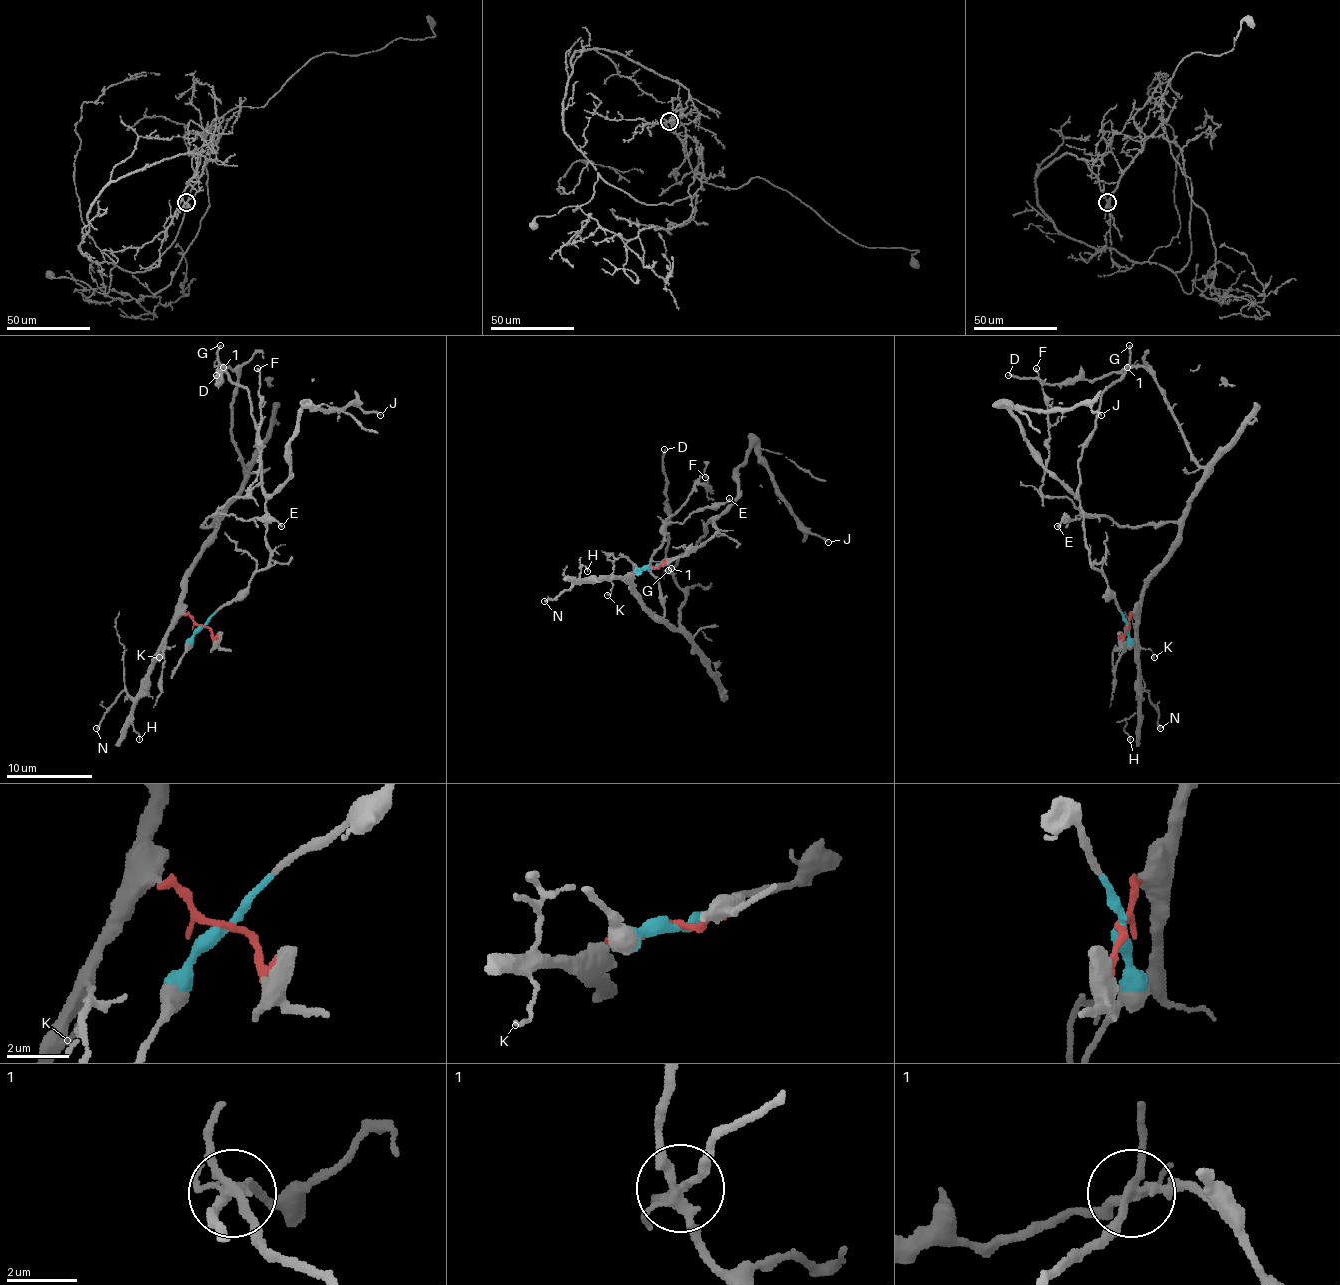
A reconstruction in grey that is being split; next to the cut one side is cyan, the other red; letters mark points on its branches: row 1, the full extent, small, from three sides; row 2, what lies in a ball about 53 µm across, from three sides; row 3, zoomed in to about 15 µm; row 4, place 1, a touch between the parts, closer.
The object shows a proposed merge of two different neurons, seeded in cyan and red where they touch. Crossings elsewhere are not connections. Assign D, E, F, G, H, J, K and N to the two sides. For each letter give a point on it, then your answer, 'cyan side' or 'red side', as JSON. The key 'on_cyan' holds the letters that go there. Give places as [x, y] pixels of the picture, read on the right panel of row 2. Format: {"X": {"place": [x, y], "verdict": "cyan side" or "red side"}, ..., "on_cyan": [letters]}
{"D": {"place": [1008, 375], "verdict": "red side"}, "E": {"place": [1057, 526], "verdict": "red side"}, "F": {"place": [1036, 368], "verdict": "red side"}, "G": {"place": [1129, 345], "verdict": "cyan side"}, "H": {"place": [1130, 739], "verdict": "red side"}, "J": {"place": [1101, 415], "verdict": "cyan side"}, "K": {"place": [1154, 657], "verdict": "red side"}, "N": {"place": [1160, 728], "verdict": "red side"}, "on_cyan": ["G", "J"]}

